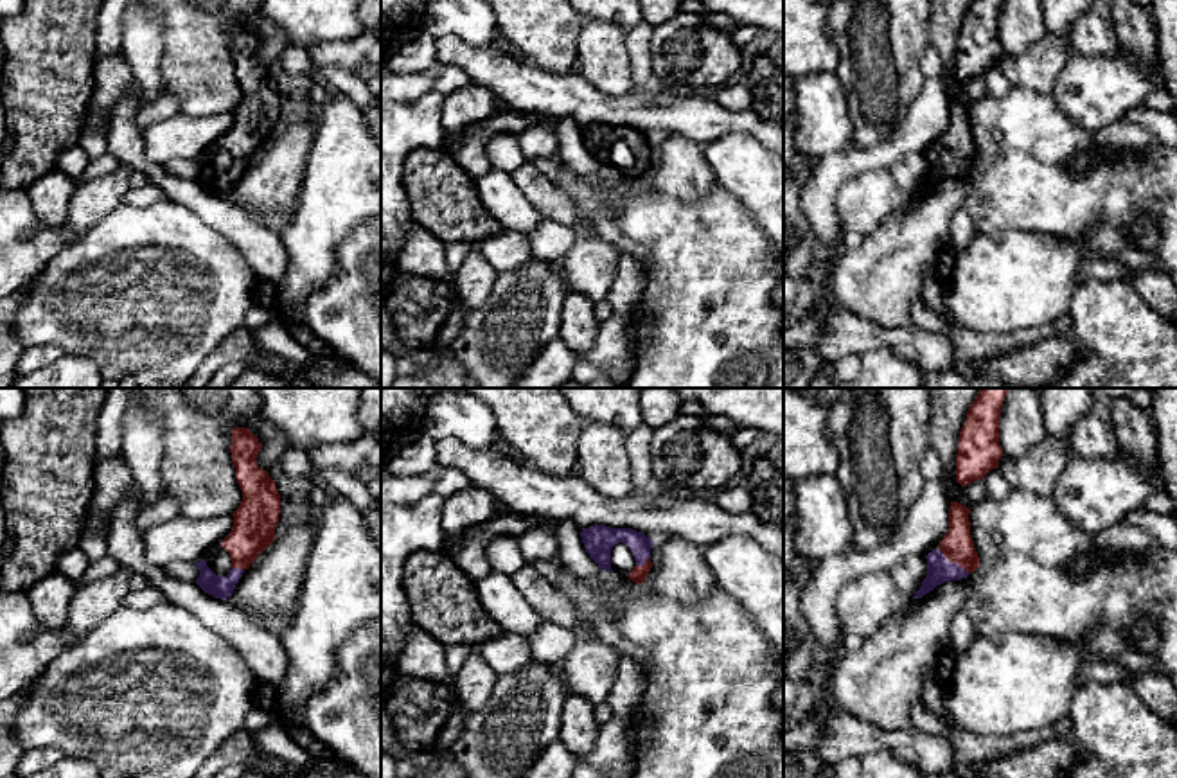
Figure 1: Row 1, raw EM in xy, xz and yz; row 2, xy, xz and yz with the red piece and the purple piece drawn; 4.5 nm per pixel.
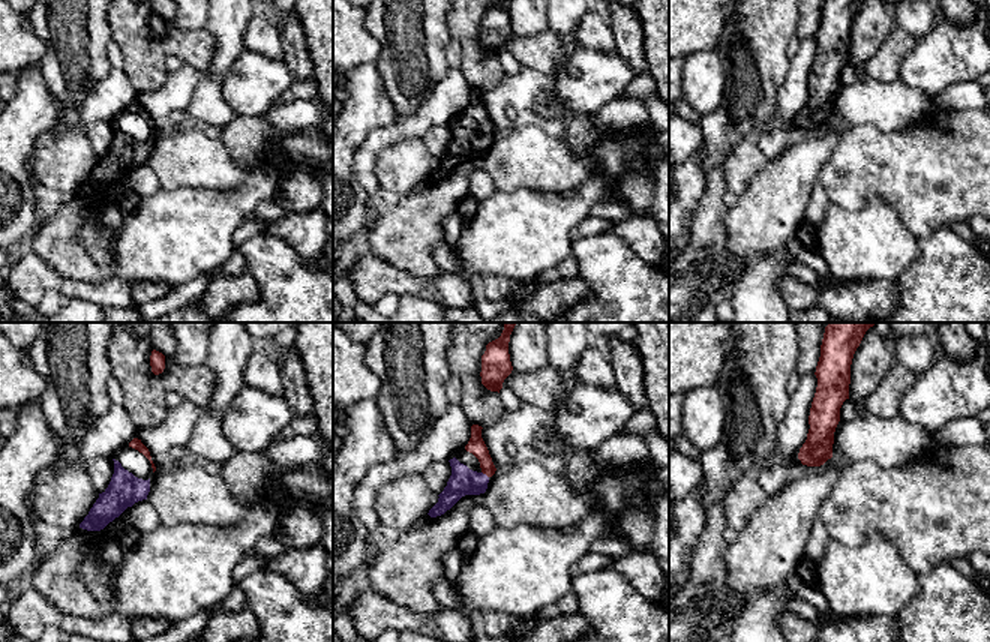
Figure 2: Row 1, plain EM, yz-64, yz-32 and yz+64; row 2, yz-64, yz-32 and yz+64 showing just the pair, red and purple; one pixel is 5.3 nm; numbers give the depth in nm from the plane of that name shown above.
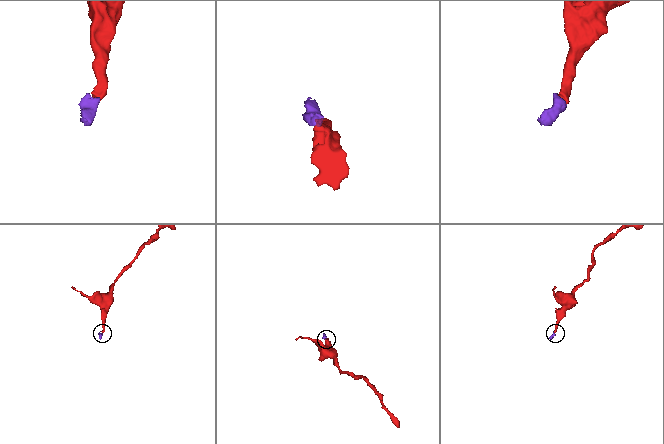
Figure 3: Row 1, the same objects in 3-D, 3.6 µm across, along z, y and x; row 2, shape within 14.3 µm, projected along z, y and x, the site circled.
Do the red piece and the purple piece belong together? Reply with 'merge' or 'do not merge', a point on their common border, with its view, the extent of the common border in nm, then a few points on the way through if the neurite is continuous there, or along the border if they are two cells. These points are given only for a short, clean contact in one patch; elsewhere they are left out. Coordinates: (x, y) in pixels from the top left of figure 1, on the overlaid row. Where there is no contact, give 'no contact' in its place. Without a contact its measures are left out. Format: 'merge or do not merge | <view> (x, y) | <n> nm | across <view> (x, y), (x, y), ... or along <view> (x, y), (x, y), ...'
merge | yz (955, 561) | 160 nm | across yz (956, 545), (955, 561), (940, 570)

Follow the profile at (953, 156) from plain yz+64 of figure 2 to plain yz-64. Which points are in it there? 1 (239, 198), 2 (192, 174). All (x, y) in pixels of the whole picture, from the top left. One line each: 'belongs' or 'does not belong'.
1: does not belong
2: belongs

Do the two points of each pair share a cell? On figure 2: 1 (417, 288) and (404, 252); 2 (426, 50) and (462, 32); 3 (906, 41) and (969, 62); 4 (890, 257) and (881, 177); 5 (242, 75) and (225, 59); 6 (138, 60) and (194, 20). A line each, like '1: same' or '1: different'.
1: different
2: different
3: different
4: different
5: different
6: different

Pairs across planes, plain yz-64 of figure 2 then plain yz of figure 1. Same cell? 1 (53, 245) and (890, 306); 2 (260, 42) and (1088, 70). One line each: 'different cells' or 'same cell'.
1: same cell
2: different cells

